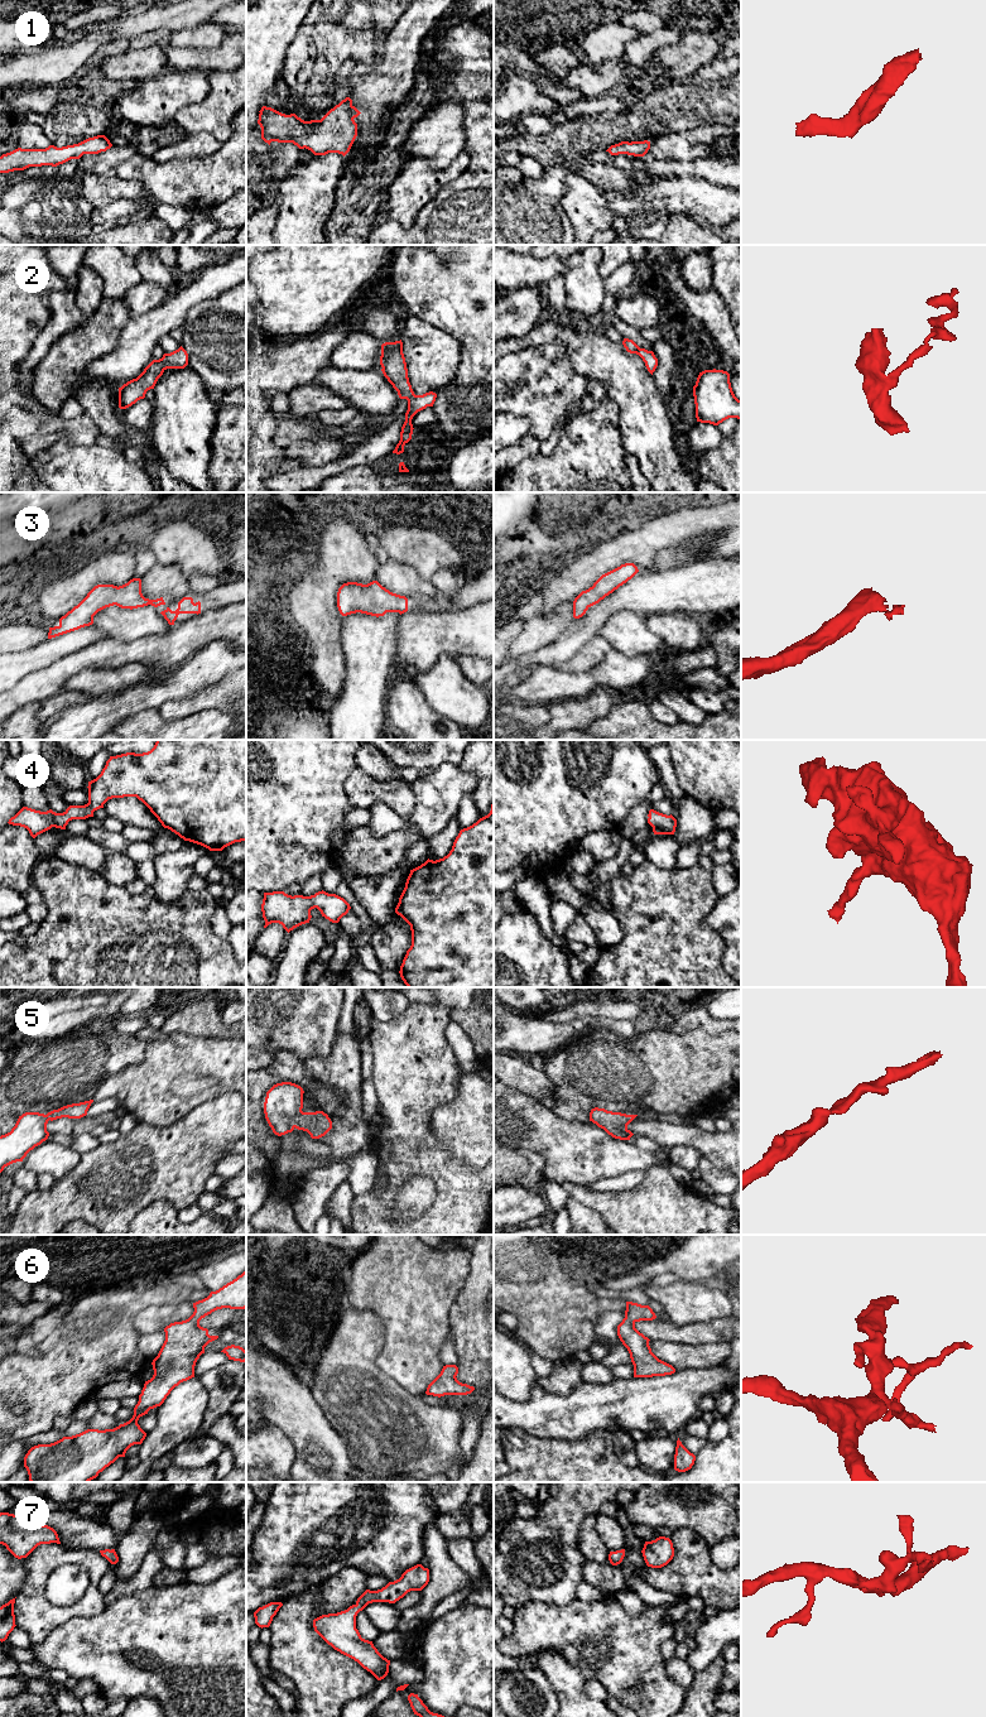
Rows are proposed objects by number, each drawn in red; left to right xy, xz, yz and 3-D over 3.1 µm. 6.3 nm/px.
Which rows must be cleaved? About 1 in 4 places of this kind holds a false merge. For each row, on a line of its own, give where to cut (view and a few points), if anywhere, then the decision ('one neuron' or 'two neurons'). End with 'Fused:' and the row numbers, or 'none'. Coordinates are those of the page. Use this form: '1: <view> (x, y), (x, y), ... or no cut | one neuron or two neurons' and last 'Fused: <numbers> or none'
1: no cut | one neuron
2: no cut | one neuron
3: no cut | one neuron
4: no cut | one neuron
5: no cut | one neuron
6: no cut | one neuron
7: no cut | one neuron
Fused: none

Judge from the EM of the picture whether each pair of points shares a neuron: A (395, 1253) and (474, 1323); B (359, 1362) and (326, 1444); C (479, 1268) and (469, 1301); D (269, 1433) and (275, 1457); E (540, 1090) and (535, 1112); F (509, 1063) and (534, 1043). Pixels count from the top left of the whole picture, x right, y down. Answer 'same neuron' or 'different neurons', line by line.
A: different neurons
B: different neurons
C: same neuron
D: same neuron
E: different neurons
F: different neurons

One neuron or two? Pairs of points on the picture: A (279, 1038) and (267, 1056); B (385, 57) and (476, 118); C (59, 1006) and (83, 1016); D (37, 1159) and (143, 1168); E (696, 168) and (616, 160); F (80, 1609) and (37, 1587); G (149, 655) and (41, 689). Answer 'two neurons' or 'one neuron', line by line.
A: two neurons
B: two neurons
C: two neurons
D: two neurons
E: one neuron
F: one neuron
G: one neuron

